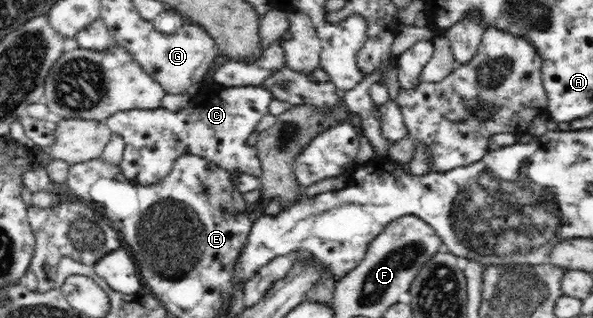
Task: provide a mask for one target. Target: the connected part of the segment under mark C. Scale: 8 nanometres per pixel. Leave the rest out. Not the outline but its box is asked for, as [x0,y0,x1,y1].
[104,84,273,184]

